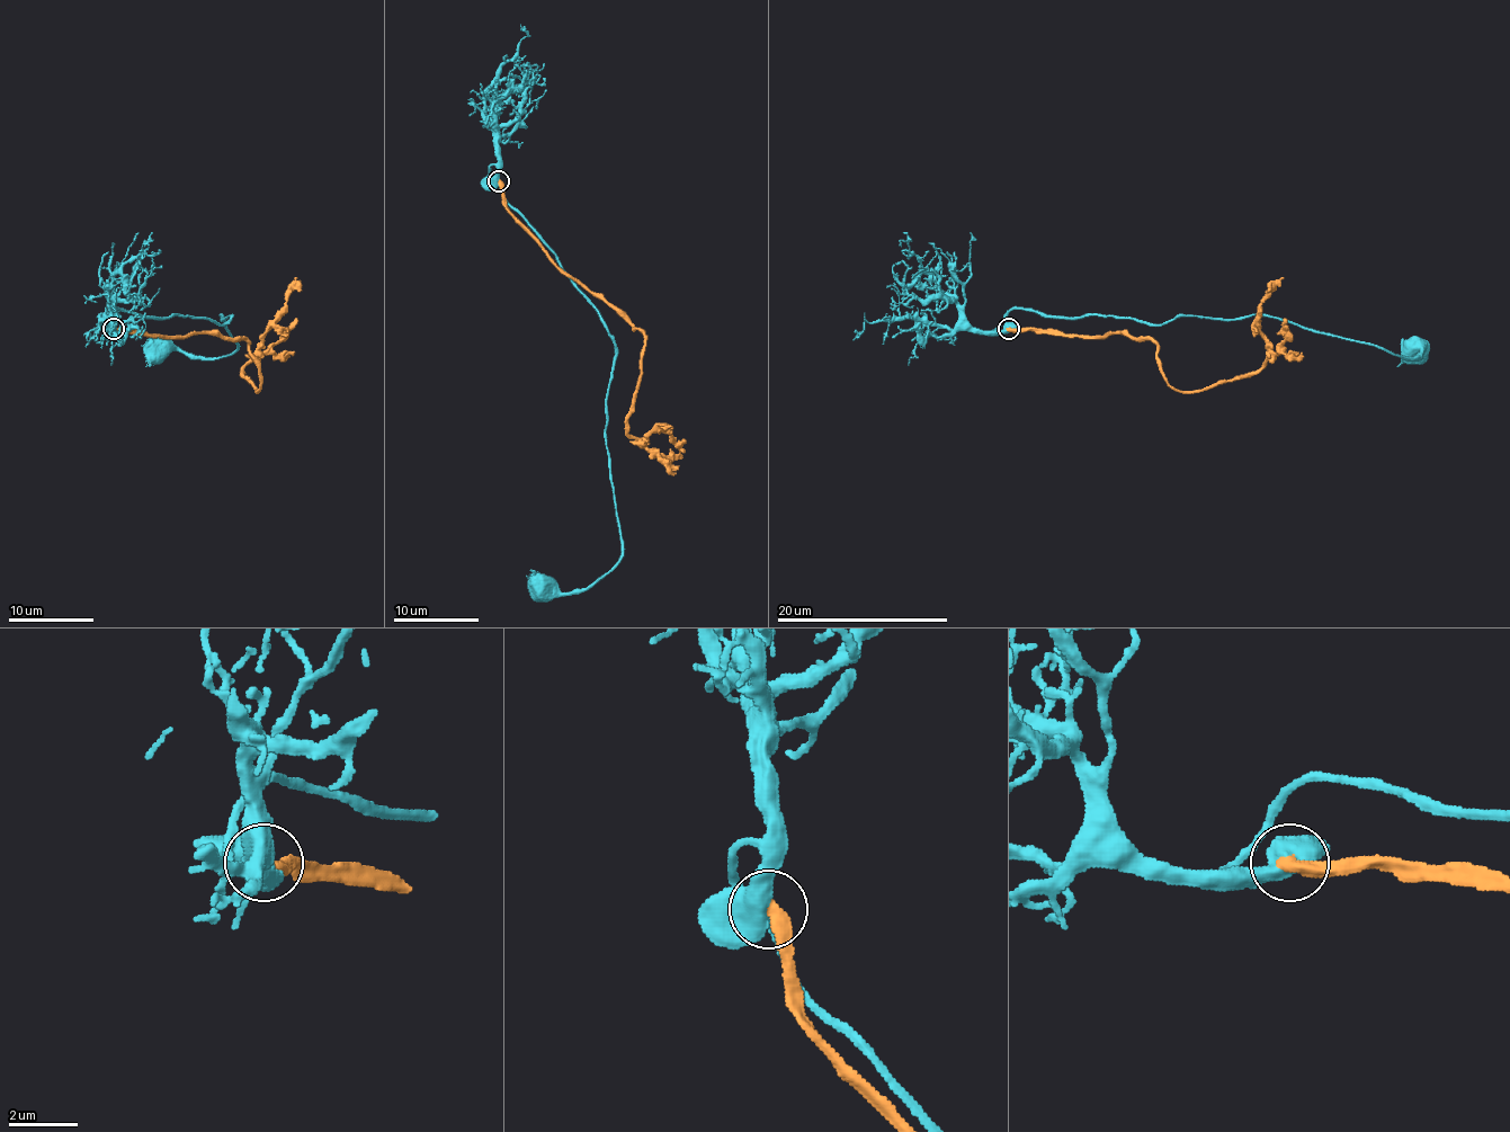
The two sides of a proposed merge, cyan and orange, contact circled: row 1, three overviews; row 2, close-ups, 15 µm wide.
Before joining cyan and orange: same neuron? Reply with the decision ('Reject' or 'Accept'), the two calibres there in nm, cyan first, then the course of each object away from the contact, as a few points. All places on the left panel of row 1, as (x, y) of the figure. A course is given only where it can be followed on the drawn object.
Accept. Thickness 600 nm (cyan) against 460 nm. Course of cyan: (114, 330), (107, 318), (114, 309), (219, 323), (230, 315), (221, 320), (237, 349), (219, 358), (154, 349). Course of orange: (114, 328), (242, 339), (259, 377), (258, 390), (242, 367), (277, 320), (296, 277)

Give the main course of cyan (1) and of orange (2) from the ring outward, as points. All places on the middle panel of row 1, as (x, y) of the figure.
1: (499, 180), (492, 176), (592, 306), (614, 351), (606, 444), (621, 560), (587, 588), (537, 596), (539, 588)
2: (499, 180), (509, 214), (565, 273), (644, 335), (642, 375), (627, 434), (646, 437), (666, 431), (680, 455)

